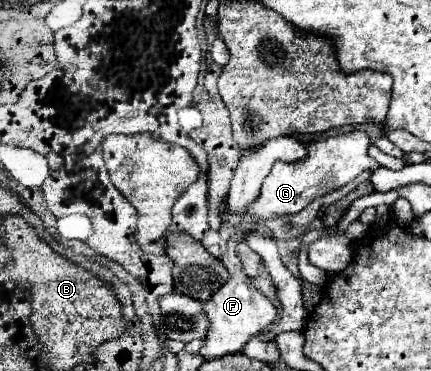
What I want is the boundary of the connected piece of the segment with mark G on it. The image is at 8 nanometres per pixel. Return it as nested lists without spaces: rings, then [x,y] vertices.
[[[359,130],[341,134],[341,136],[329,136],[317,142],[309,142],[307,144],[309,156],[305,160],[293,162],[293,164],[277,162],[271,168],[269,176],[261,184],[259,198],[247,206],[247,214],[255,216],[261,222],[297,214],[307,204],[311,204],[315,198],[321,198],[337,190],[339,186],[345,186],[347,182],[357,178],[363,170],[377,170],[379,162],[369,158],[367,146],[369,146],[369,136]]]

